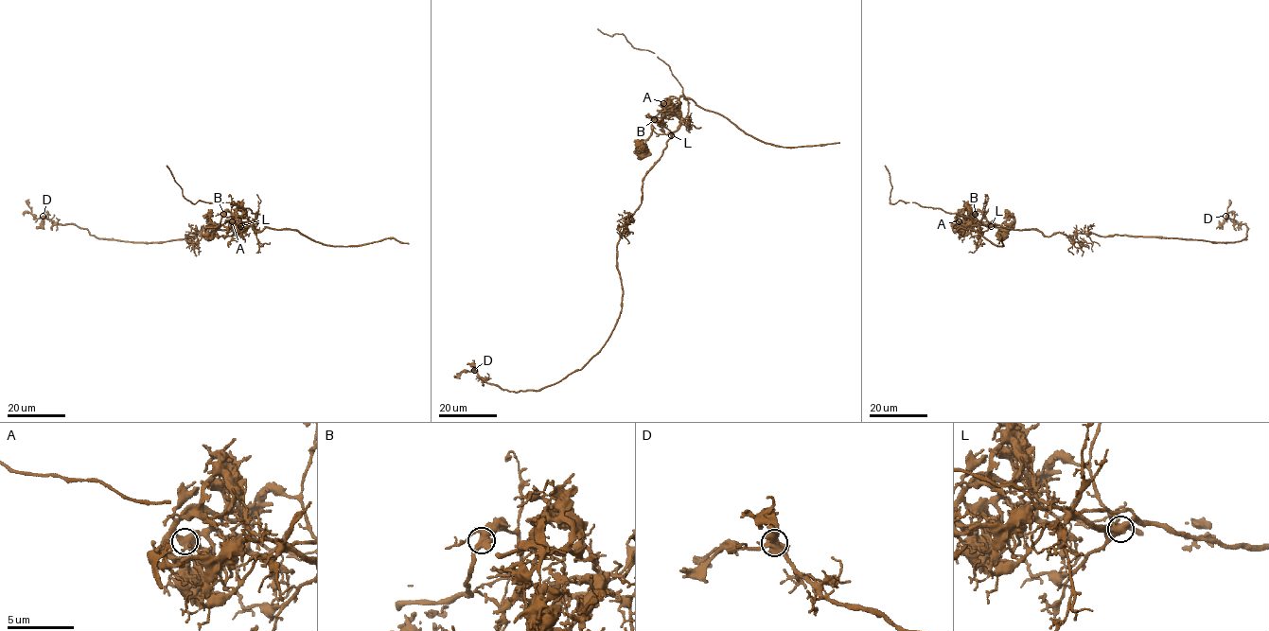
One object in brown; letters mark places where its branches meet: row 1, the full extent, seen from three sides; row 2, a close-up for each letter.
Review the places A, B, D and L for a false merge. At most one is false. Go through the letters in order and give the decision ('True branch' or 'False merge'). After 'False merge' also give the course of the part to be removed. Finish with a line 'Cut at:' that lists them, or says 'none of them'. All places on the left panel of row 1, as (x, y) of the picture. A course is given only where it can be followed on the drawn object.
A: True branch
B: False merge. Course of the part to remove: (223, 214), (229, 211), (239, 225), (212, 230), (211, 236), (129, 242), (37, 218), (28, 199)
D: True branch
L: True branch
Cut at: B

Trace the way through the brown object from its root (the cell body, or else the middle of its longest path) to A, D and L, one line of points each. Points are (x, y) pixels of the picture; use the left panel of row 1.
A: (201, 235), (210, 233), (211, 236), (212, 230), (229, 230), (240, 222), (250, 224), (239, 233), (232, 221)
D: (201, 235), (190, 233), (185, 236), (190, 237), (133, 243), (97, 238), (85, 229), (56, 224), (43, 216)
L: (201, 235), (210, 233), (211, 236), (212, 230), (240, 226)

